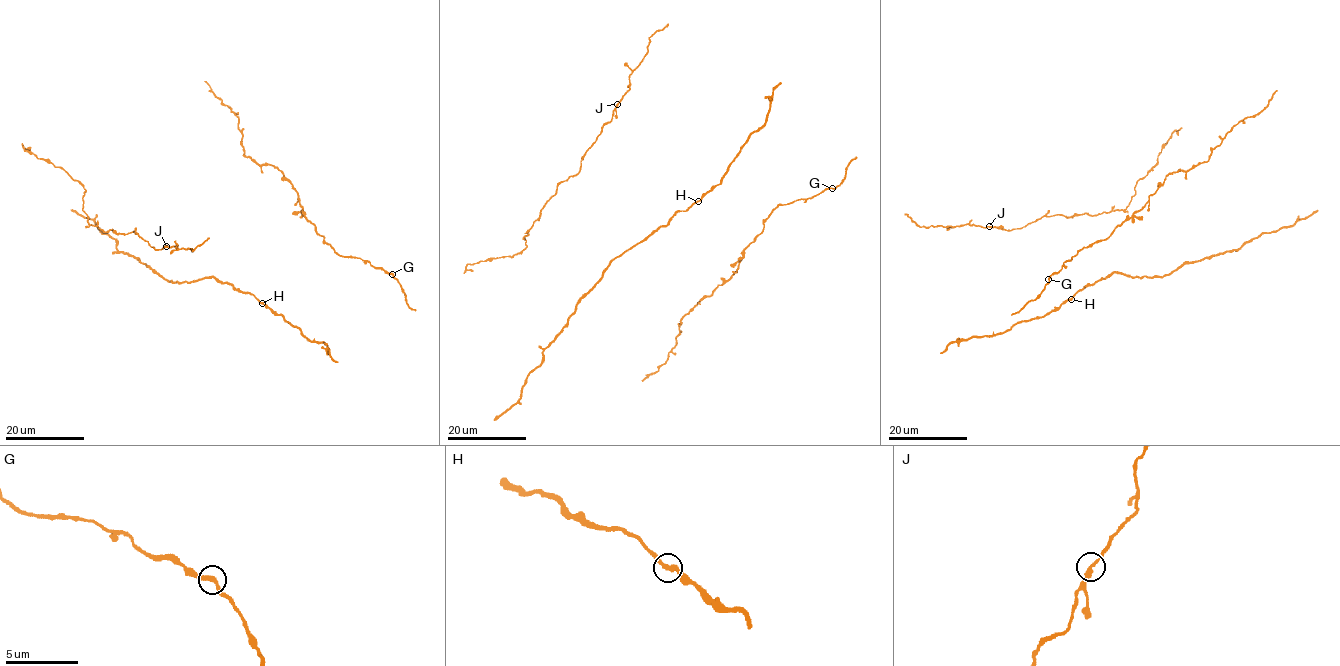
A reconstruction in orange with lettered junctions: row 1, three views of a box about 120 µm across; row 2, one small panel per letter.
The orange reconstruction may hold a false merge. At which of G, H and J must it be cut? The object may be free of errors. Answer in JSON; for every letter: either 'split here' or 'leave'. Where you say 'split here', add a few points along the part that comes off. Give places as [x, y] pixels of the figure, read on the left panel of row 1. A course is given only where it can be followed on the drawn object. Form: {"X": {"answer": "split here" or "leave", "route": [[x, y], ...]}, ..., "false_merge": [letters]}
{"G": {"answer": "leave"}, "H": {"answer": "leave"}, "J": {"answer": "leave"}, "false_merge": []}

